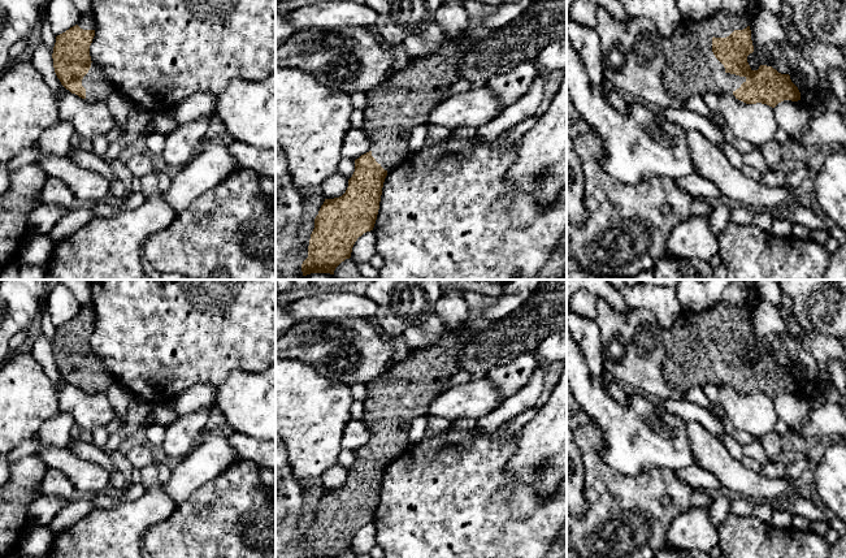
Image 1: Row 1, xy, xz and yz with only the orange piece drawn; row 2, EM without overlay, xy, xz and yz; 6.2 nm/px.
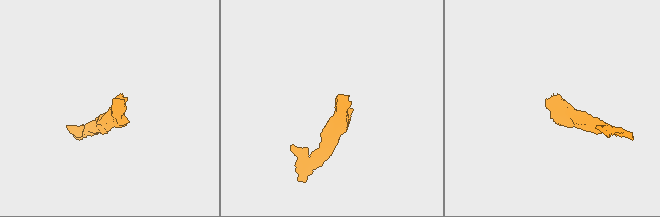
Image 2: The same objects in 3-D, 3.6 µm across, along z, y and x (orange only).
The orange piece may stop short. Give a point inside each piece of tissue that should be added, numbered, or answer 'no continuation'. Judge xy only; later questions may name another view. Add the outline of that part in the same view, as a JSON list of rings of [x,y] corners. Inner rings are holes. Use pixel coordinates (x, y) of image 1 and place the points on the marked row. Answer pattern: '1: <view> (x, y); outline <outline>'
1: xy (98, 87); outline [[[91,62],[88,73],[82,79],[82,86],[86,88],[86,100],[90,101],[107,100],[114,91],[114,86],[95,62]]]

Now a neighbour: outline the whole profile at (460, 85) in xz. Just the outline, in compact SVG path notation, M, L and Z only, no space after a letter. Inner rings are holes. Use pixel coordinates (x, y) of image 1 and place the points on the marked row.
M459 78L448 90L447 90L447 95L455 95L457 92L465 92L468 90L470 90L472 86L468 81Z

